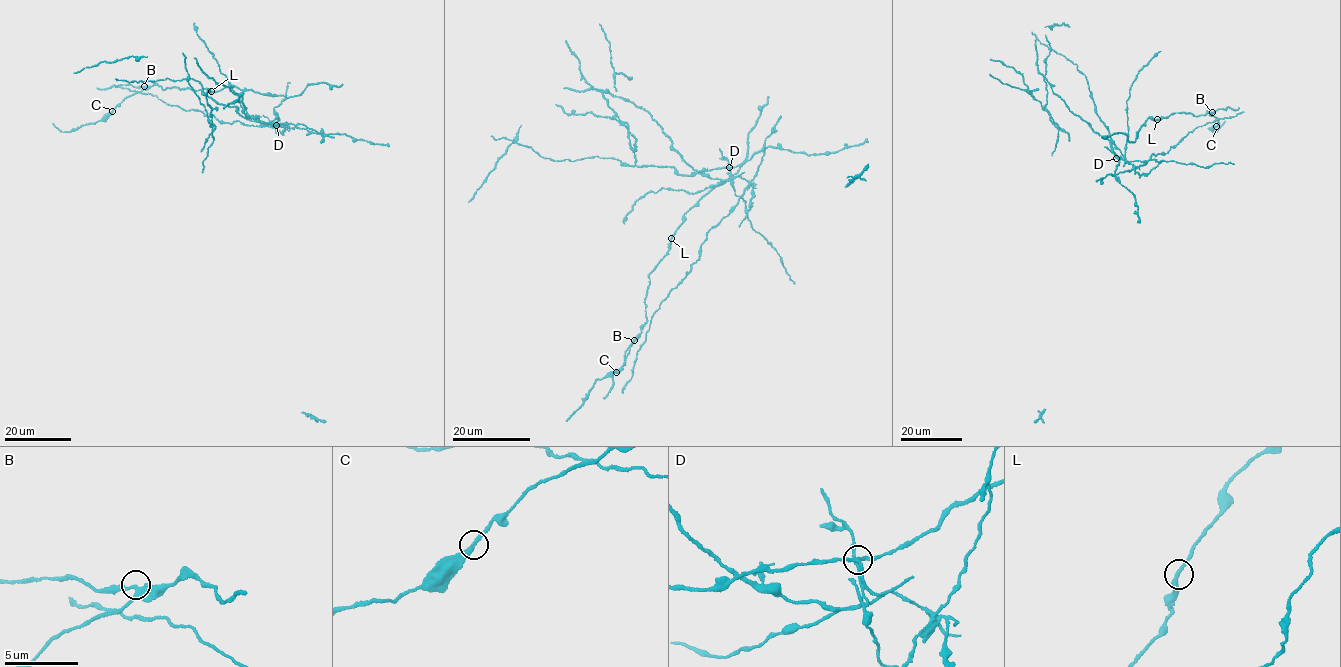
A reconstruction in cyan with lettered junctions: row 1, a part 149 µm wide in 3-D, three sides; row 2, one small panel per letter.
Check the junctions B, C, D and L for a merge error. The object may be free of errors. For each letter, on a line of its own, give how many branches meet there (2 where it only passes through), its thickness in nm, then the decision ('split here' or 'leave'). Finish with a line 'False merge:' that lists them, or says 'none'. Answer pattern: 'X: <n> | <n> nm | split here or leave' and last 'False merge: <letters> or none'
B: 3 | 280 nm | leave
C: 2 | 280 nm | leave
D: 3 | 200 nm | split here
L: 2 | 320 nm | leave
False merge: D

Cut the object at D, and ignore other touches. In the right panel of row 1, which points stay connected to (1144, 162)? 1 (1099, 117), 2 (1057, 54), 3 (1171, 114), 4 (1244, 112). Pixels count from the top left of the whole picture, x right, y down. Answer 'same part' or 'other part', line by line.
1: other part
2: other part
3: other part
4: same part

